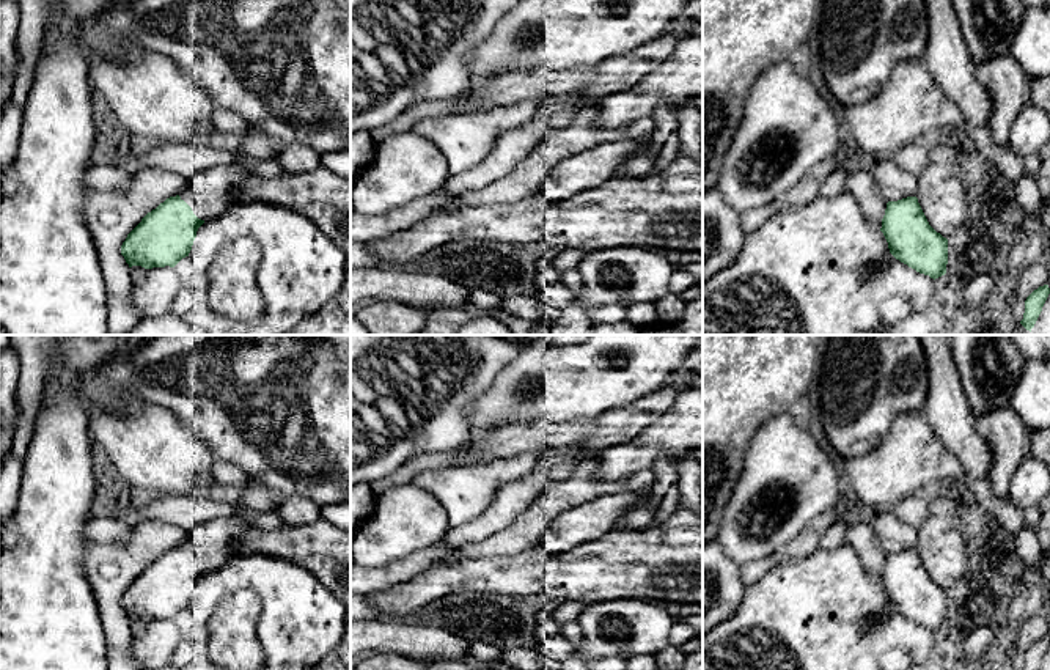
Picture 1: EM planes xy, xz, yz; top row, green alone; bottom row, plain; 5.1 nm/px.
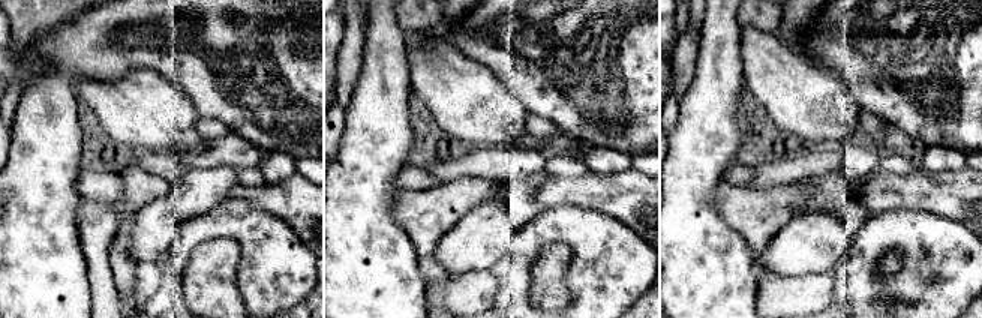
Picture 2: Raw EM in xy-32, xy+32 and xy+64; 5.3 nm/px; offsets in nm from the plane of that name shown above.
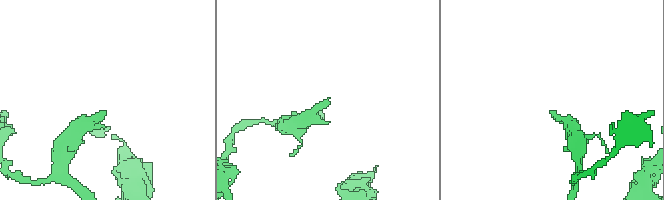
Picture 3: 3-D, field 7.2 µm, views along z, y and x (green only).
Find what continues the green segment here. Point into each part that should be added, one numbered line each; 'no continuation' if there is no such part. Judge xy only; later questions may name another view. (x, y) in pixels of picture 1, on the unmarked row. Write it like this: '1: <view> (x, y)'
1: xy (209, 546)

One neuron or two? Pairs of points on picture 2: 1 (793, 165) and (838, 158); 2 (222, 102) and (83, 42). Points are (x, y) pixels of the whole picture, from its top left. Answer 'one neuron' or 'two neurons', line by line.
1: one neuron
2: one neuron

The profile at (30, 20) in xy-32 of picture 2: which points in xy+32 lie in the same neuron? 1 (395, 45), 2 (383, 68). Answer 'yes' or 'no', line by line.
1: no
2: no

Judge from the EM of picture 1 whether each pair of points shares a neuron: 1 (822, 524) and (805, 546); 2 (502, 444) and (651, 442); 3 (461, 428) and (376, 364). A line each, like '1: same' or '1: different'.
1: same
2: different
3: same

